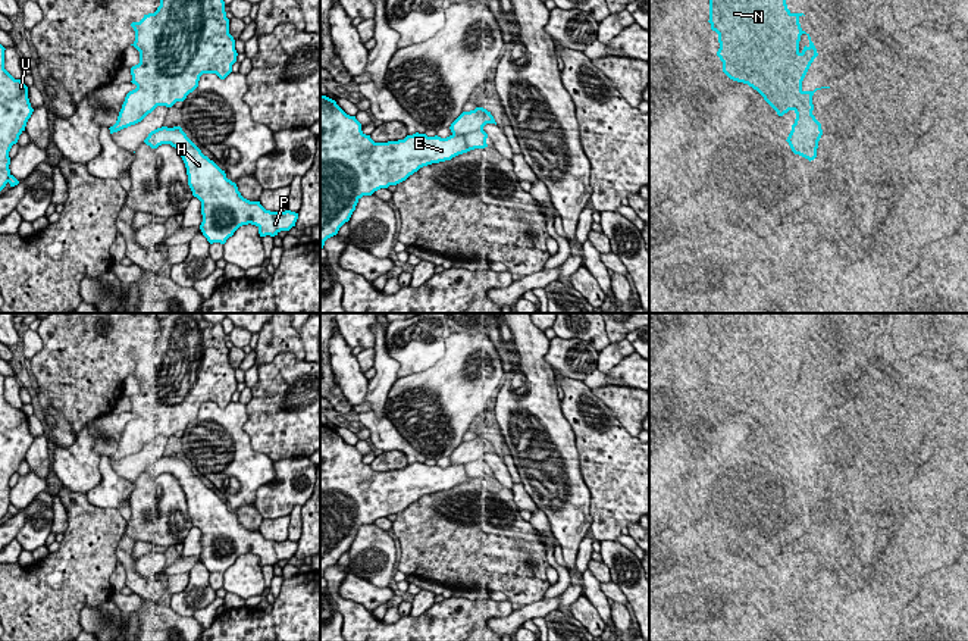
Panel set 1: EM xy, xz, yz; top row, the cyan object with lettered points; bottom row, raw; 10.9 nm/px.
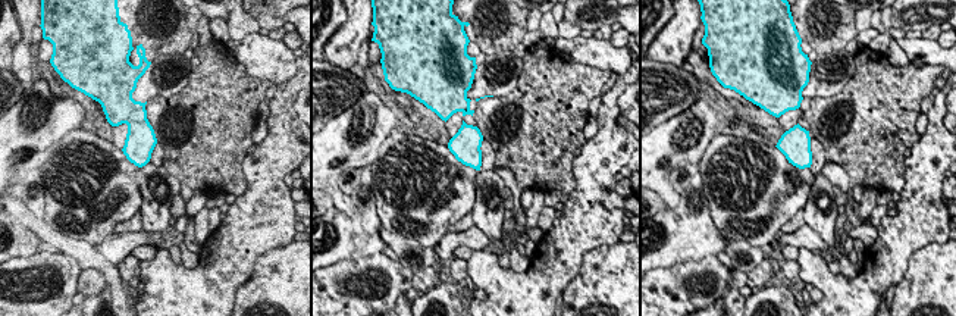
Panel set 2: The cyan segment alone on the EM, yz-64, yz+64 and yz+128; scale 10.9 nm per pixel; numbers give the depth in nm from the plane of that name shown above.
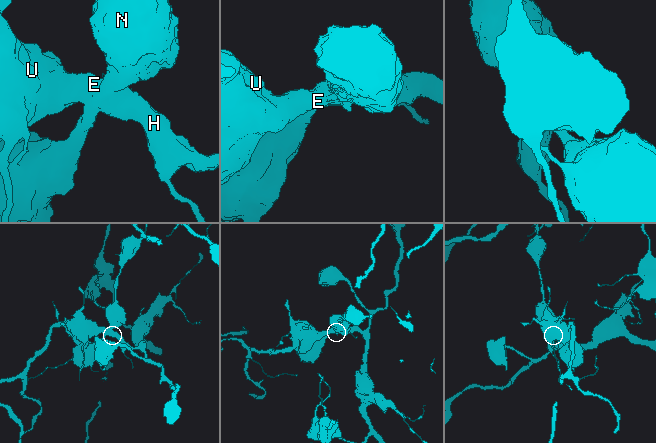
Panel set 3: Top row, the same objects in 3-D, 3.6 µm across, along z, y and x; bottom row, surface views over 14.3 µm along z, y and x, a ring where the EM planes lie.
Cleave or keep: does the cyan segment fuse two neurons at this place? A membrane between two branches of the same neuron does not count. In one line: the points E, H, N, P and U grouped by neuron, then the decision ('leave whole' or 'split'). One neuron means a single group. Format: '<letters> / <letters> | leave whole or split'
E H P U / N | split

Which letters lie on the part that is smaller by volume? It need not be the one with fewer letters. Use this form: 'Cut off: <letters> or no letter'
Cut off: N

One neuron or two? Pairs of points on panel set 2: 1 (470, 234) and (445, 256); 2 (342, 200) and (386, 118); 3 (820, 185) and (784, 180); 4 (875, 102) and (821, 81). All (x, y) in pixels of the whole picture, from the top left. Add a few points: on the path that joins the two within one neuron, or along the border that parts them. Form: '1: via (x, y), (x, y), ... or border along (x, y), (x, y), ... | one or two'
1: via (463, 238), (458, 238), (448, 249) | one
2: via (326, 174), (326, 163), (339, 150), (367, 143) | one
3: border along (815, 174), (808, 200), (802, 207) | two
4: border along (855, 56), (855, 74), (846, 85), (812, 99) | two

